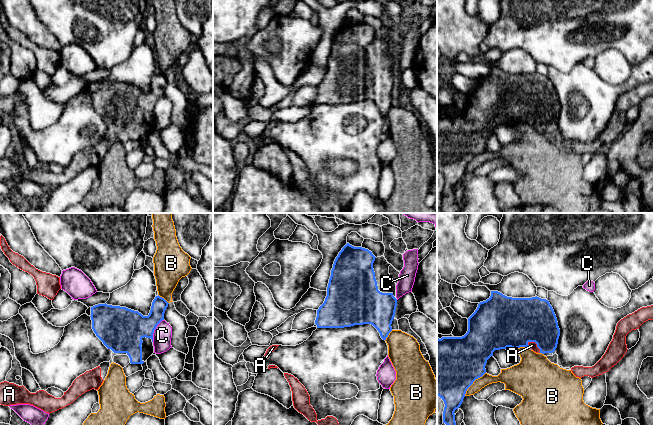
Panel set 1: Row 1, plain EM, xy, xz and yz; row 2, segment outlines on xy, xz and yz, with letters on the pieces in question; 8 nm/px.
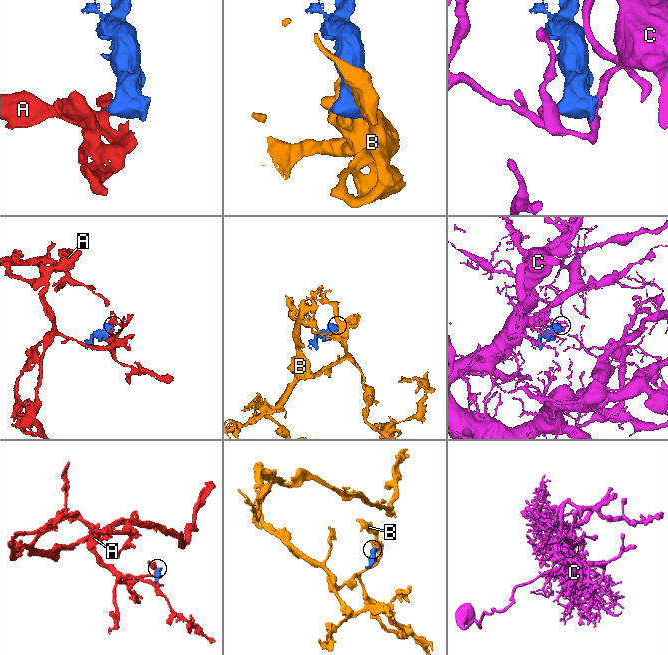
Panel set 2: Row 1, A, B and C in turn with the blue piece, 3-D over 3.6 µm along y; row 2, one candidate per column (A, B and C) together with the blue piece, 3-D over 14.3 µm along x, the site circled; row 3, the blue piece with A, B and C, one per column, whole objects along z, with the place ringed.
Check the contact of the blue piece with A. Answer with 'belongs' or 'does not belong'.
belongs

